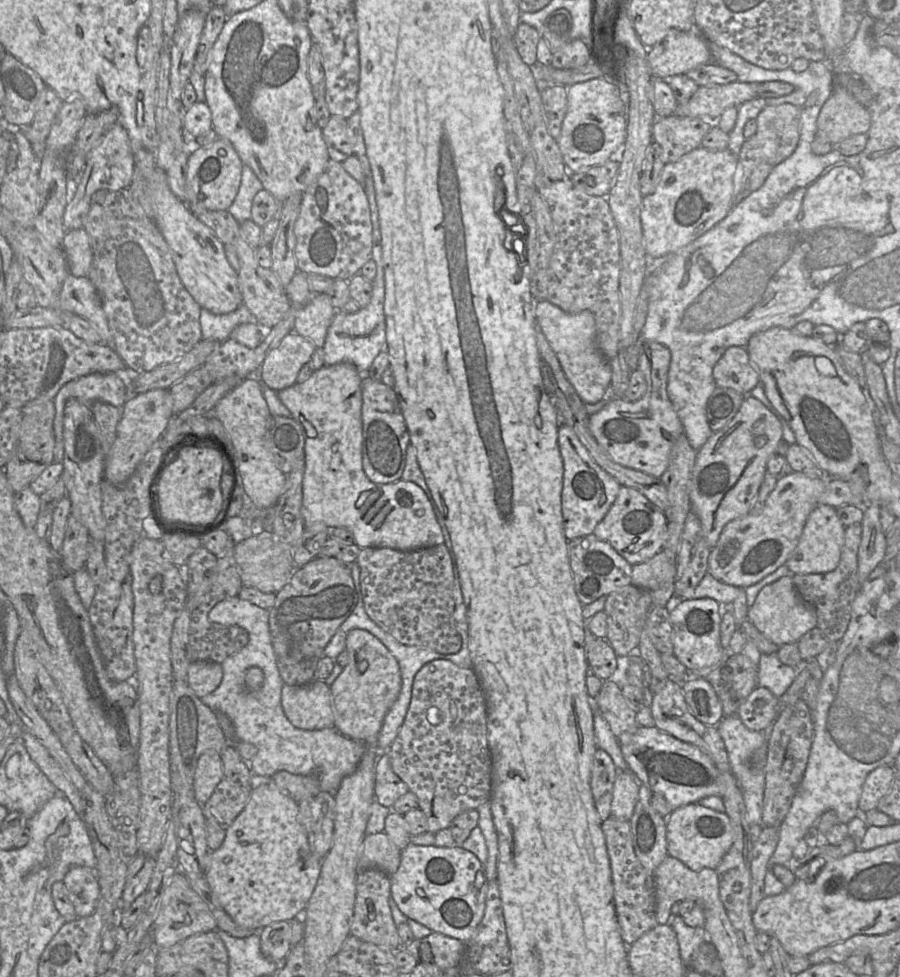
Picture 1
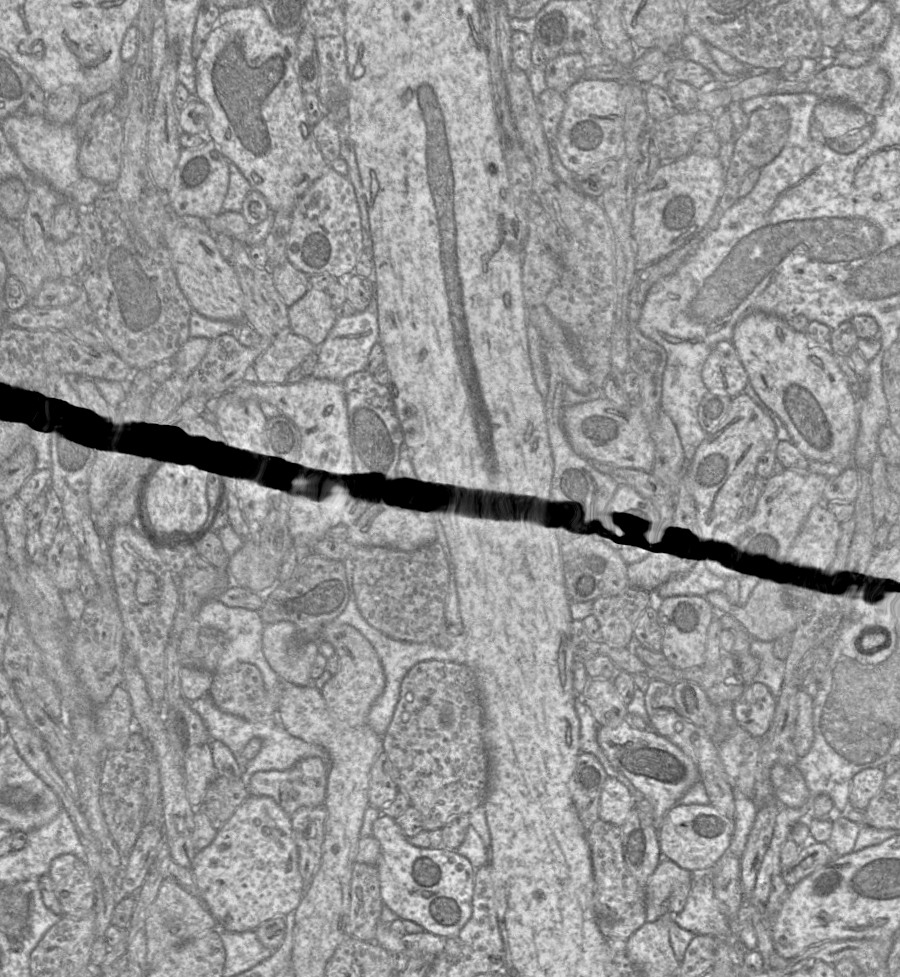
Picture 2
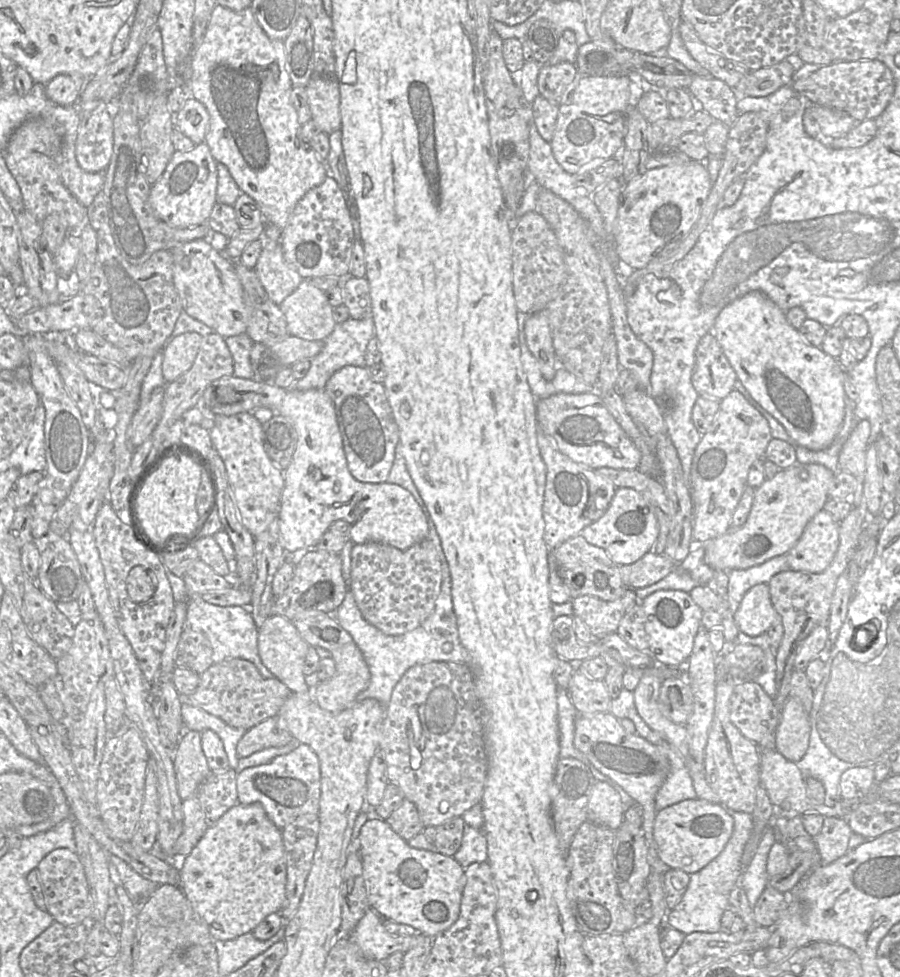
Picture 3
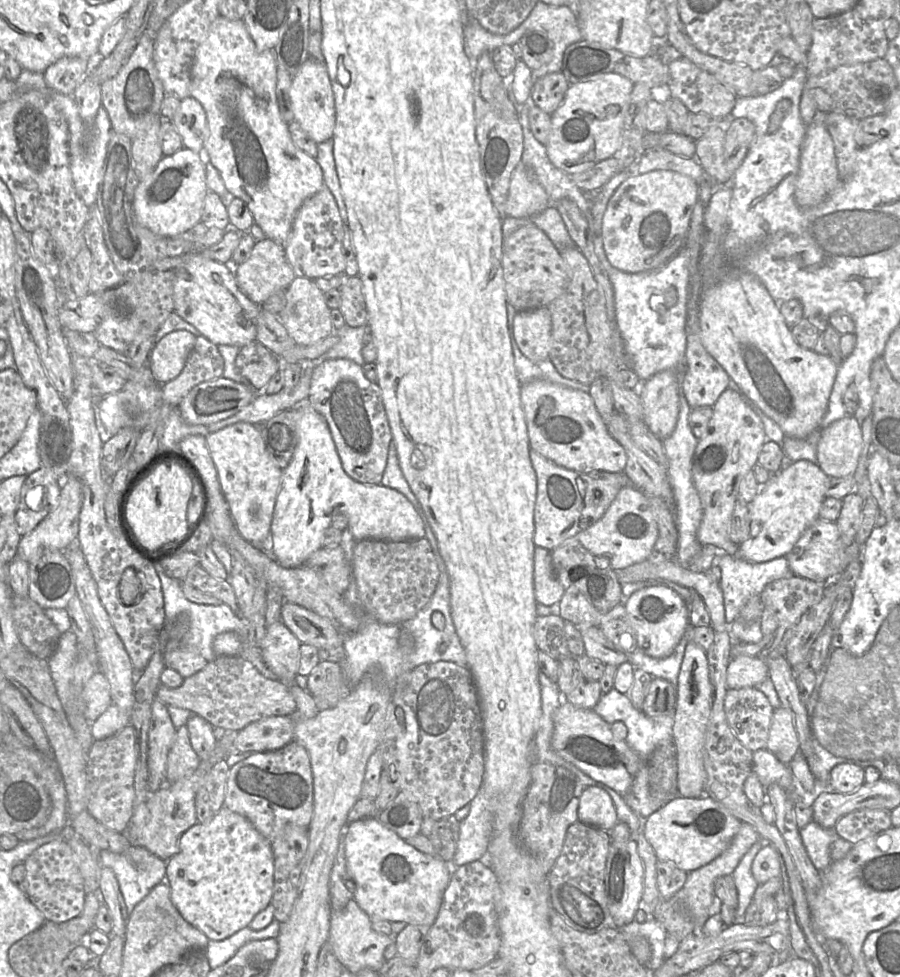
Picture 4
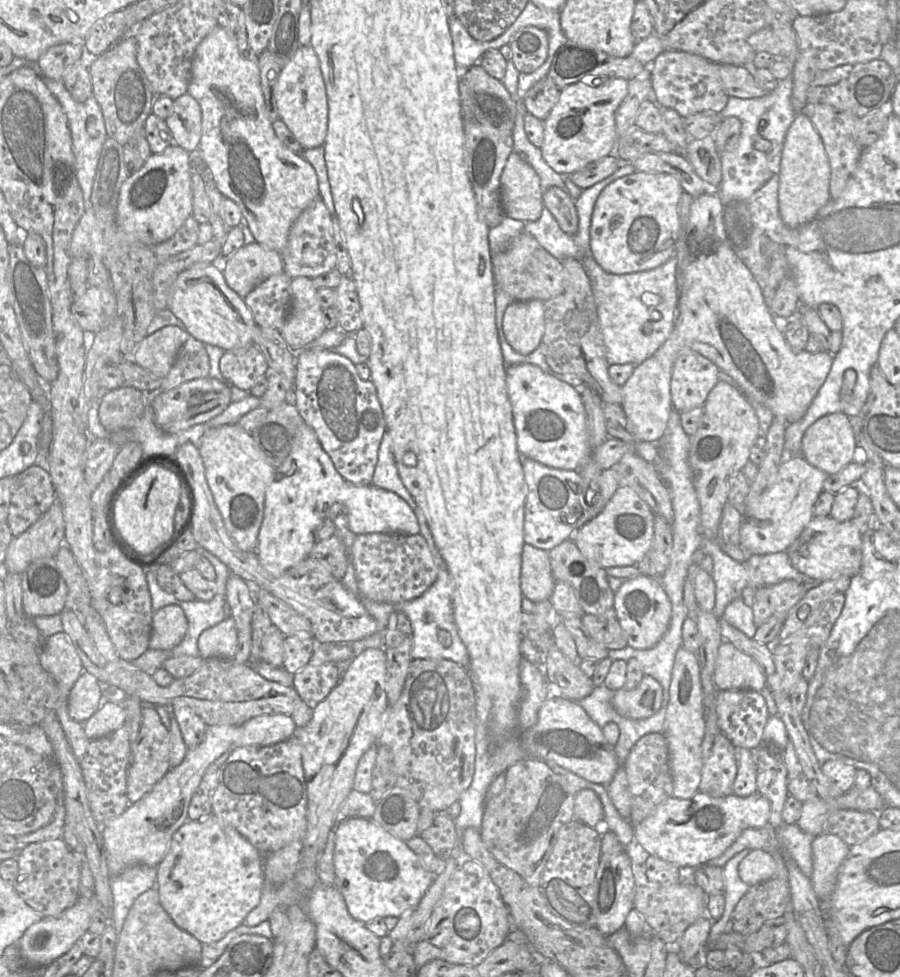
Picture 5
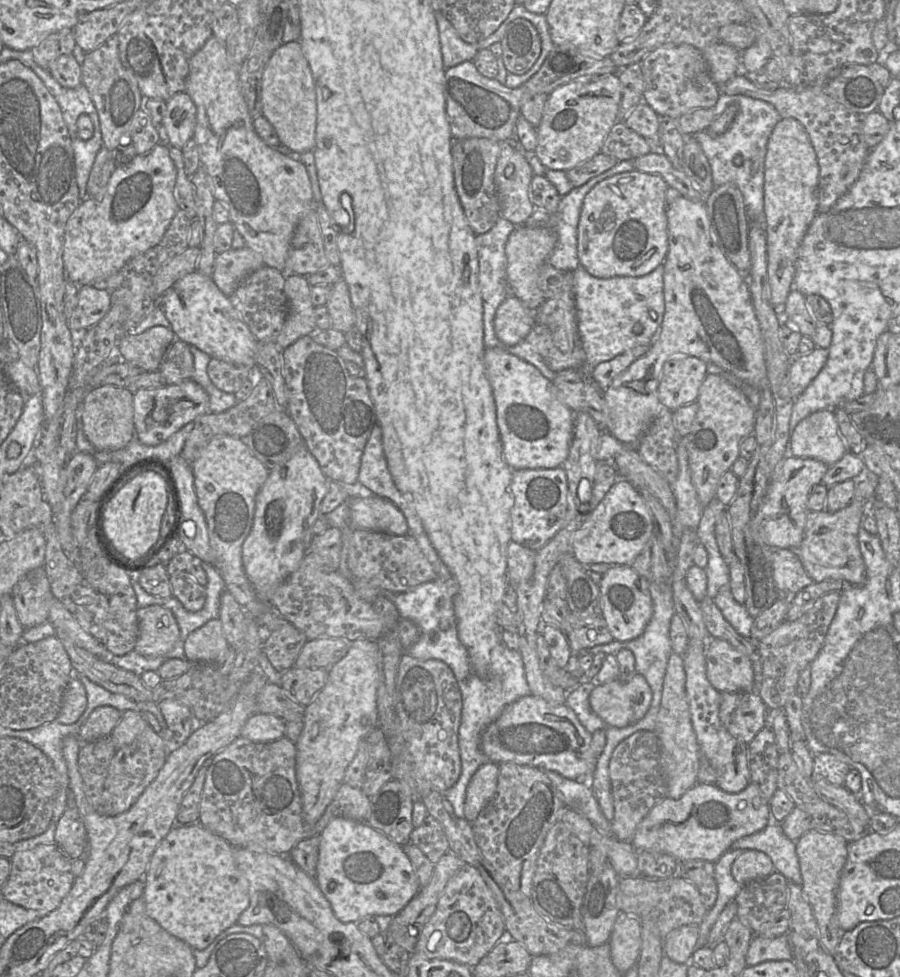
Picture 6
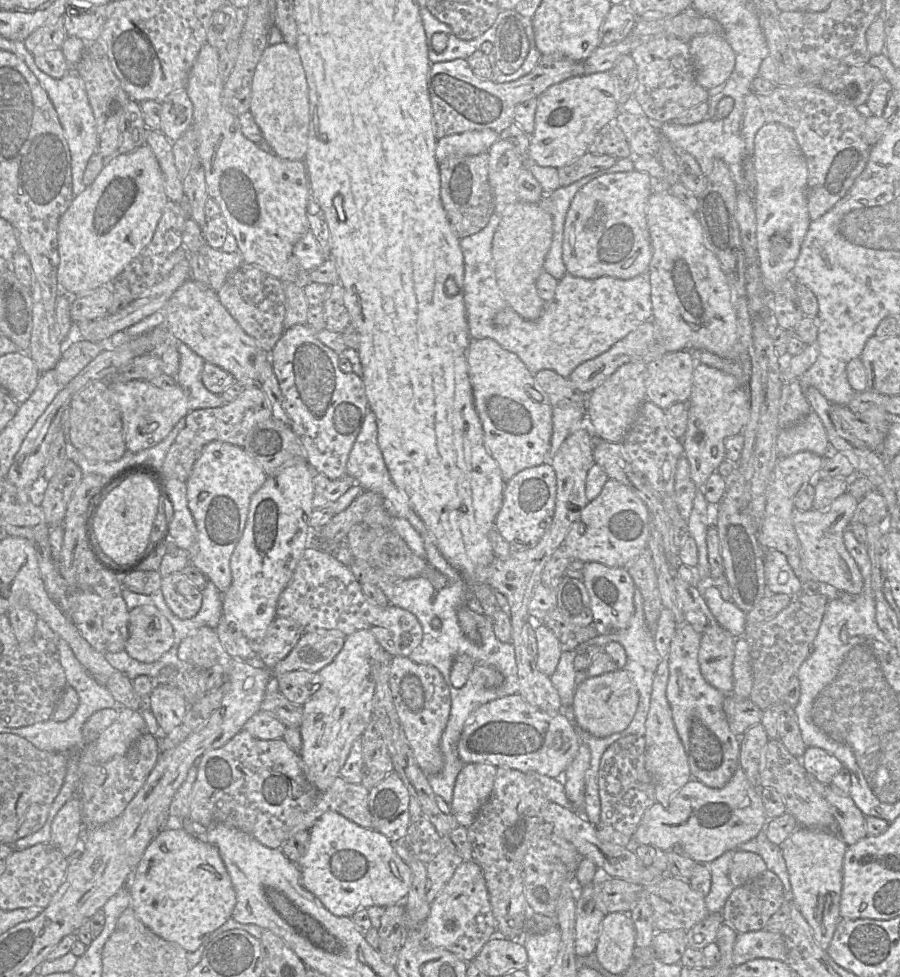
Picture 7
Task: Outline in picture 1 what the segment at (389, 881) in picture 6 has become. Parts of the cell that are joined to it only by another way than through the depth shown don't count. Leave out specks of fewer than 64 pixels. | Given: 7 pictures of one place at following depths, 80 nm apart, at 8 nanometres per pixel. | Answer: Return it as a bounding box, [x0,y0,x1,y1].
[383,812,487,942]

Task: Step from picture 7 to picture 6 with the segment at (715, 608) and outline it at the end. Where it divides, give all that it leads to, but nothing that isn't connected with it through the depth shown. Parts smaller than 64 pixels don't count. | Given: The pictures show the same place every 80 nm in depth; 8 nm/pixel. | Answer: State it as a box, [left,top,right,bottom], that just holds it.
[714,585,753,637]

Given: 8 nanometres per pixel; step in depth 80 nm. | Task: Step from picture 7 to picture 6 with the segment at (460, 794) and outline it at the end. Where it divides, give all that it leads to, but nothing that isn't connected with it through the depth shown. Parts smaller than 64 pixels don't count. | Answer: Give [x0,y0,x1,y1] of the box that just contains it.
[464,762,499,821]

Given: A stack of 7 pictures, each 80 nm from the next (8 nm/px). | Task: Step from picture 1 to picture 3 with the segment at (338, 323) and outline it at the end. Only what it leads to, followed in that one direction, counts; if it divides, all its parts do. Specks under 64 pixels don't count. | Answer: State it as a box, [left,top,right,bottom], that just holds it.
[292,315,375,391]

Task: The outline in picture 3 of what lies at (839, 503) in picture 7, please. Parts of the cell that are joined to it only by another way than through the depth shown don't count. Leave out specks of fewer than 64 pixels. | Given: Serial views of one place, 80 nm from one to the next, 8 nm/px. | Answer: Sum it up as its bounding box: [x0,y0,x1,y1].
[786,509,839,574]

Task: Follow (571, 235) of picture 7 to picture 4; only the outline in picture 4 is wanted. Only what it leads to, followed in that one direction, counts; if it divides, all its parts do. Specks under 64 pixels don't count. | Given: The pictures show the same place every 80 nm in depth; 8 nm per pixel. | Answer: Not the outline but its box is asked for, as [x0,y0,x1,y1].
[600,170,699,273]

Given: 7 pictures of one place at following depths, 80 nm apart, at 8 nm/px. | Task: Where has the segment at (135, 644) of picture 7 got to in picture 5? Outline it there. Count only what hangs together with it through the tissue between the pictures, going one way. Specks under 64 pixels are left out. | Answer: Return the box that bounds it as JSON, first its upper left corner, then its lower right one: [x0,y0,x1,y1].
[148,605,187,650]

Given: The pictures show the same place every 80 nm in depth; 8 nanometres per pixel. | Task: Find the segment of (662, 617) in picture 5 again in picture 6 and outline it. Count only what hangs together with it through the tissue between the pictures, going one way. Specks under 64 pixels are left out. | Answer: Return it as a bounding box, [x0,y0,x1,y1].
[598,565,653,642]

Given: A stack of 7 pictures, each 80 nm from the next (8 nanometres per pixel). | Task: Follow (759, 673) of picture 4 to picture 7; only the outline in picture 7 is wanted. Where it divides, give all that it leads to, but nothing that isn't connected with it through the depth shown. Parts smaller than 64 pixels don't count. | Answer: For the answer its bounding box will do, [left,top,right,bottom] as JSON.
[699,624,735,694]

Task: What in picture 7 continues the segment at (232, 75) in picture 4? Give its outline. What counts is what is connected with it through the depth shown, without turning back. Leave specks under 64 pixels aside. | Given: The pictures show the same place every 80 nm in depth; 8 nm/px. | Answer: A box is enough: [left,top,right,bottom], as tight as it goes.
[185,44,311,282]

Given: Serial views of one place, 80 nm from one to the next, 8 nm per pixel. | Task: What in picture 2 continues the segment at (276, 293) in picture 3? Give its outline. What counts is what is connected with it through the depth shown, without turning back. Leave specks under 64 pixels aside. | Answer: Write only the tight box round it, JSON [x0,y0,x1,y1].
[270,261,310,307]

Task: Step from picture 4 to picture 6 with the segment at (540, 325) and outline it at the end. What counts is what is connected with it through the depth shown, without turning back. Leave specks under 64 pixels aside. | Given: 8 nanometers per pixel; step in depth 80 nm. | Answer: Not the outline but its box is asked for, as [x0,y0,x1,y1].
[493,295,536,346]

